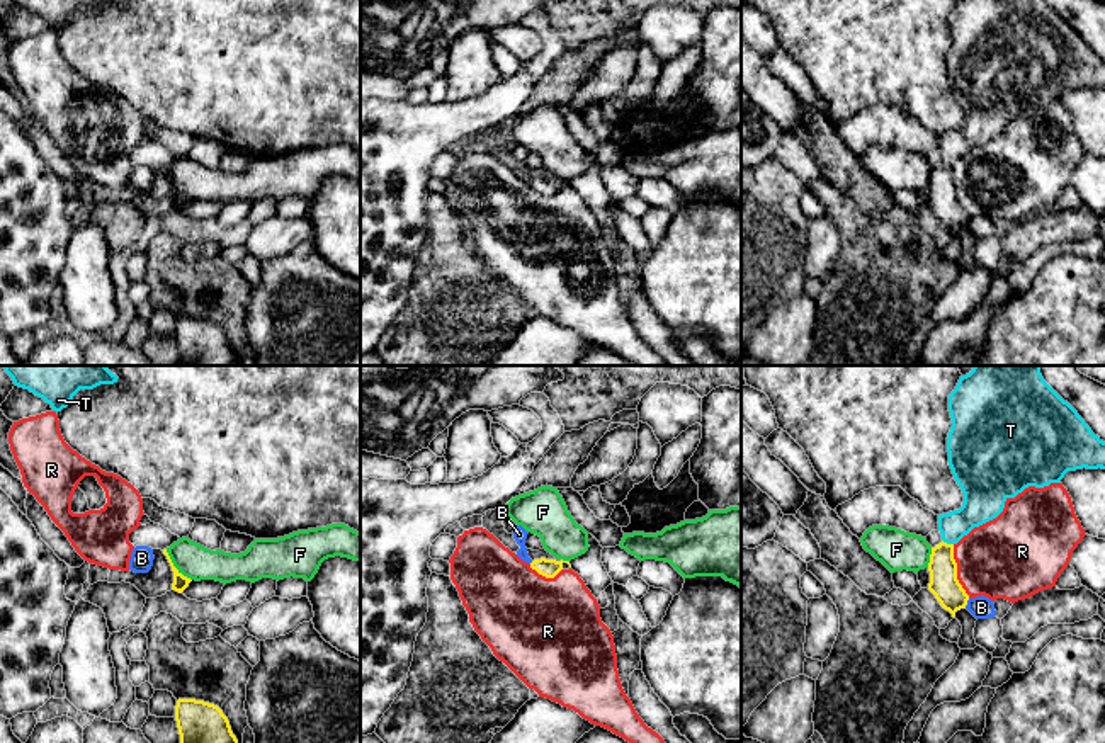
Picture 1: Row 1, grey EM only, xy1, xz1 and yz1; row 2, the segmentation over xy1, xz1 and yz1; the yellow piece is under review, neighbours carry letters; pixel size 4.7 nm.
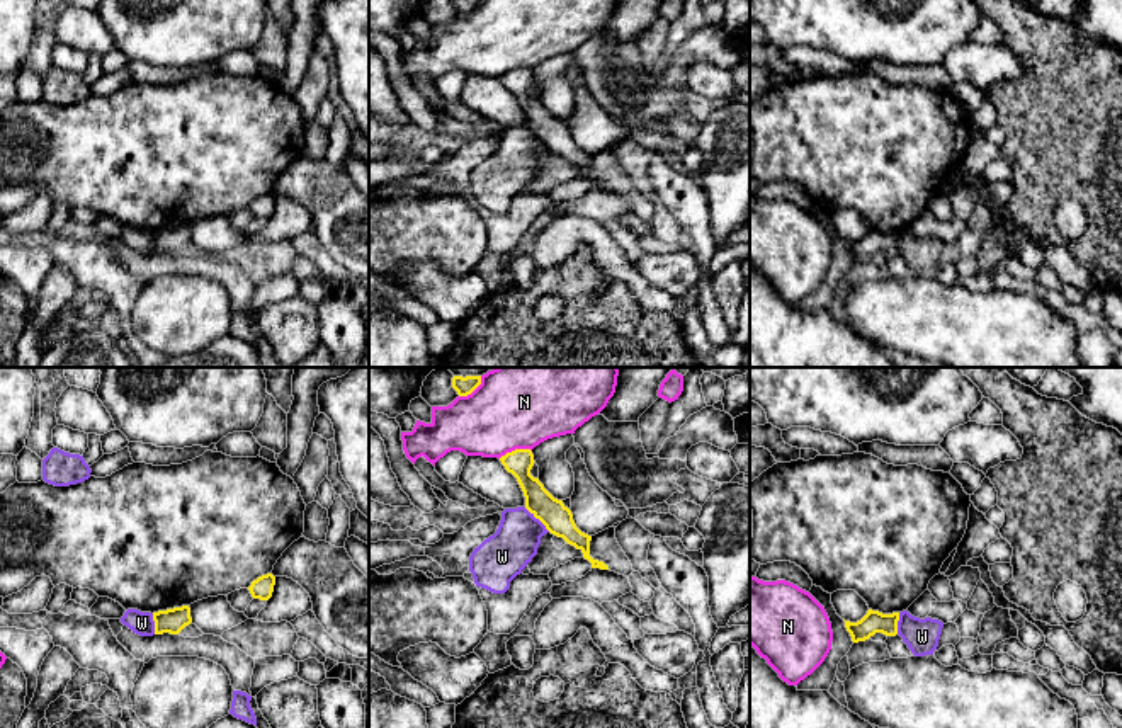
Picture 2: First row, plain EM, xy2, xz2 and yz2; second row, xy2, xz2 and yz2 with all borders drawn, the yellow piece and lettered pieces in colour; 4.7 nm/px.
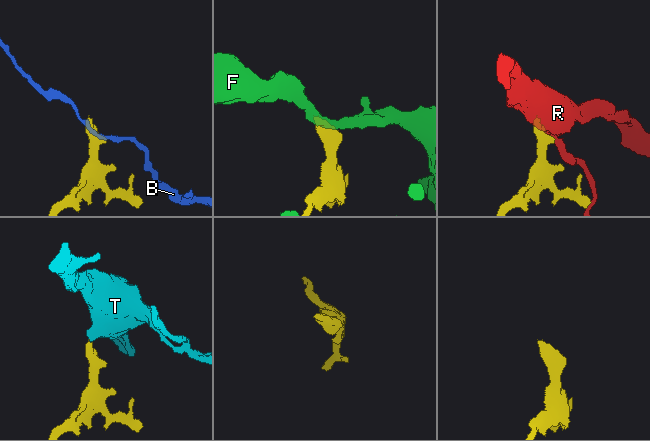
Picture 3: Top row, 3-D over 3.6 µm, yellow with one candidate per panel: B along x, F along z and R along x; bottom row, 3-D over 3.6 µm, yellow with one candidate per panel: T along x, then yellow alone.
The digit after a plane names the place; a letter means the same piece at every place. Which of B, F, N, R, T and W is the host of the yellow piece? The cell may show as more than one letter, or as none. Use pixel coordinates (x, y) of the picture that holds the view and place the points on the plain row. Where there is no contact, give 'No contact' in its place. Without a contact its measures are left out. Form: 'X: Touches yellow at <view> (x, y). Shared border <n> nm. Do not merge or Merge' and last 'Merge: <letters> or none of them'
B: Touches yellow at yz1 (966, 223). Shared border 50 nm. Do not merge
F: Touches yellow at xy1 (174, 186). Shared border 200 nm. Do not merge
N: Touches yellow at xz2 (515, 68). Shared border 170 nm. Do not merge
R: Touches yellow at yz1 (956, 191). Shared border 260 nm. Do not merge
T: Touches yellow at yz1 (946, 162). Shared border 60 nm. Merge
W: Touches yellow at xz2 (538, 136). Shared border 170 nm. Do not merge
Merge: T

